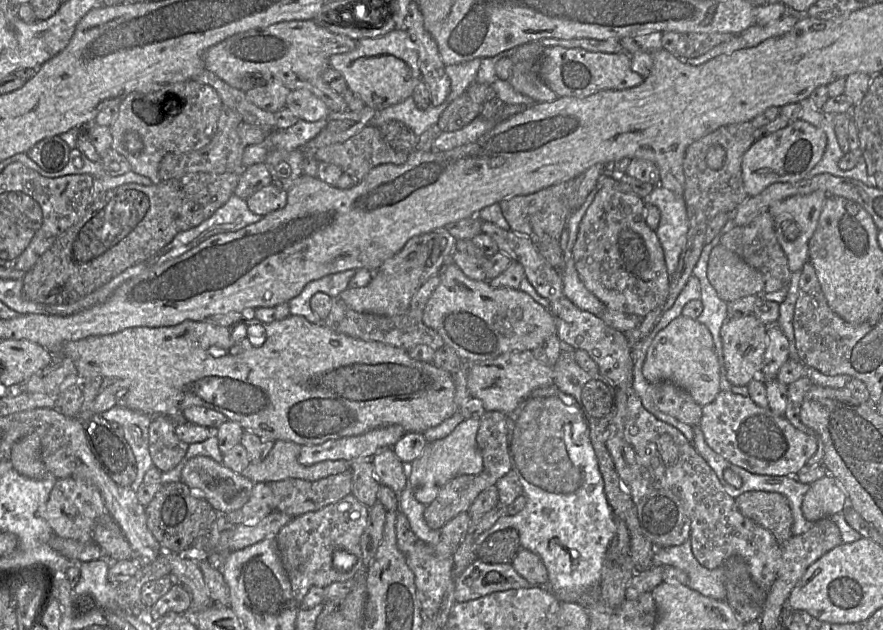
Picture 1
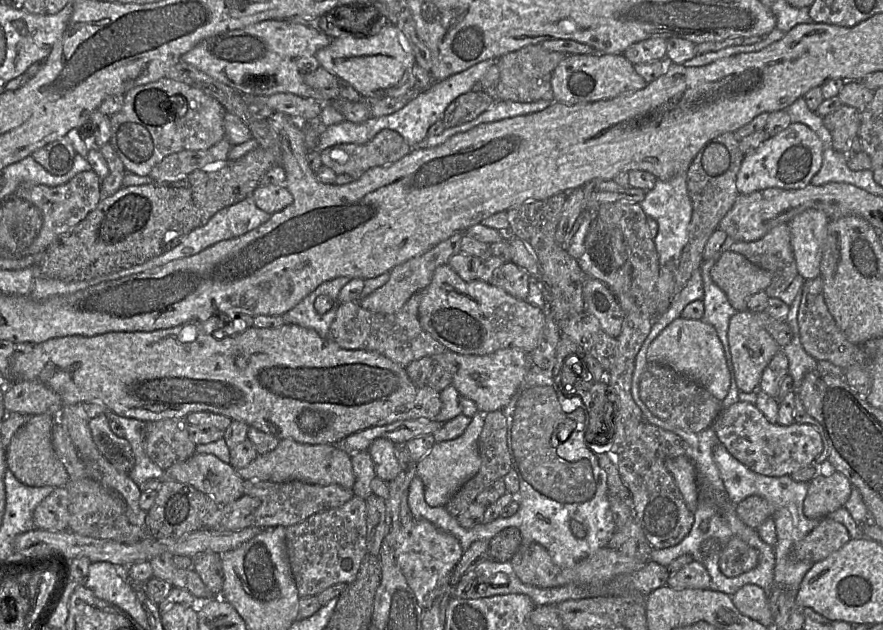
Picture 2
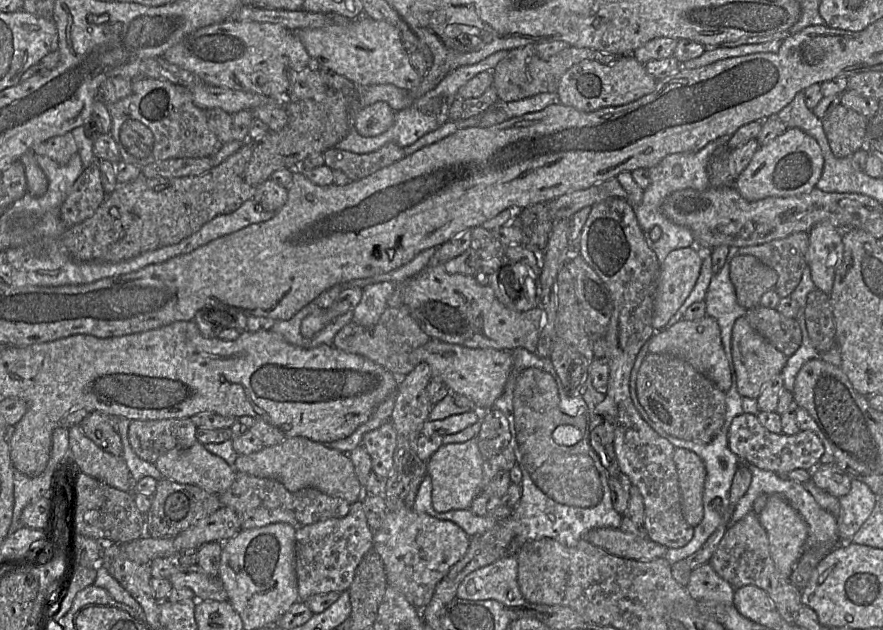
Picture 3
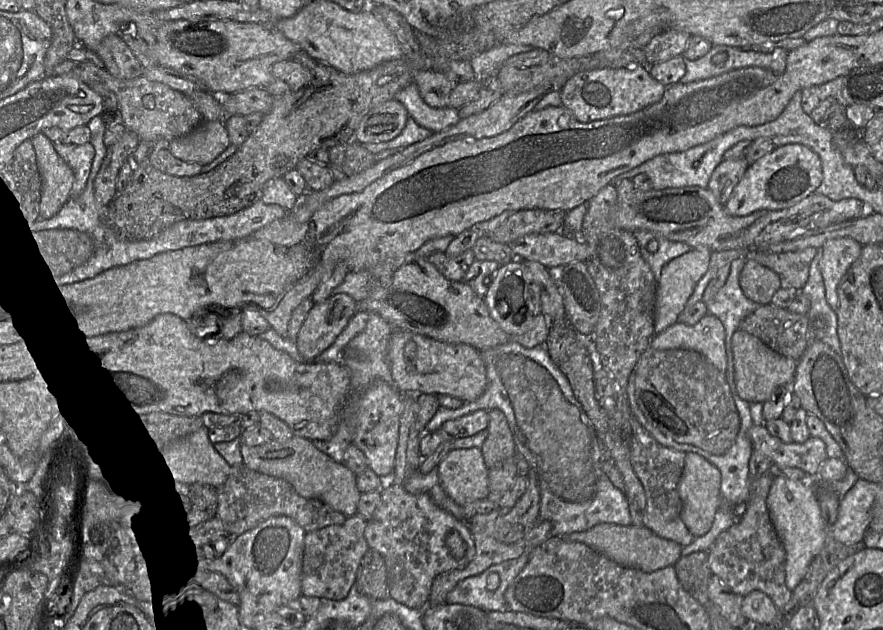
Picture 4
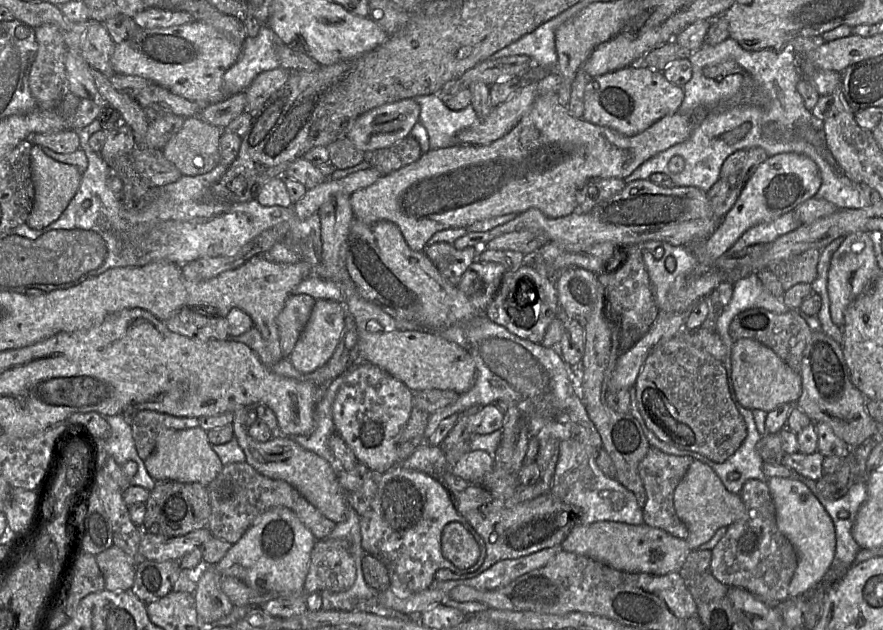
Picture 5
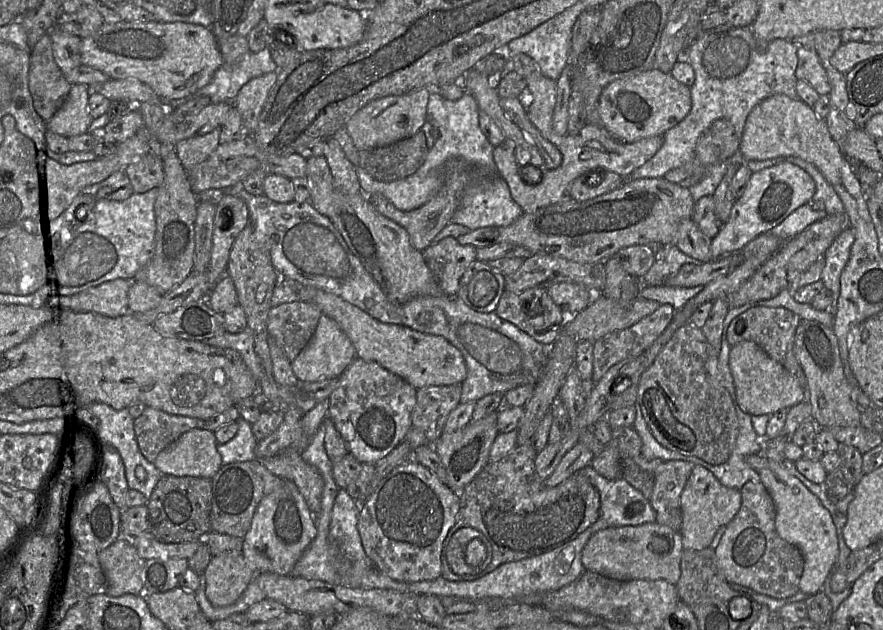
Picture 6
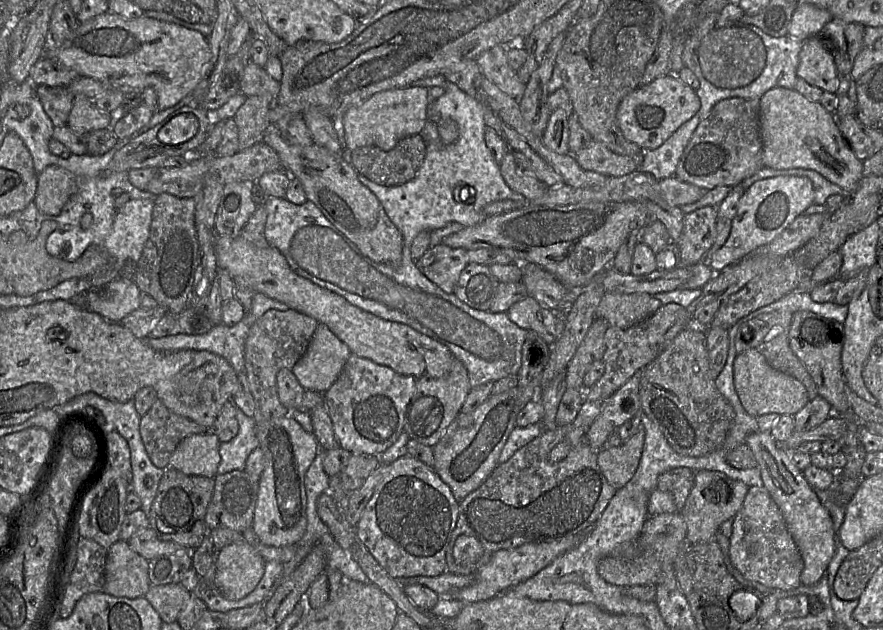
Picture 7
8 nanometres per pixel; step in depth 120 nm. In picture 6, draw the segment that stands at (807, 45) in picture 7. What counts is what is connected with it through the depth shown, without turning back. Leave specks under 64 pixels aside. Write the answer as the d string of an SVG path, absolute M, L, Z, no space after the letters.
M799 46L797 55L796 78L812 86L819 95L829 94L831 84L818 55L802 46Z

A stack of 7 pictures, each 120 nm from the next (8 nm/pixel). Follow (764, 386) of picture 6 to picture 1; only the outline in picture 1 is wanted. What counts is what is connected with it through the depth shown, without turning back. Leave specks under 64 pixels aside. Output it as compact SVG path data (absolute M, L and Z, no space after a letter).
M753 314L741 318L728 318L721 327L721 339L728 380L734 386L747 386L760 374L768 346L767 326Z

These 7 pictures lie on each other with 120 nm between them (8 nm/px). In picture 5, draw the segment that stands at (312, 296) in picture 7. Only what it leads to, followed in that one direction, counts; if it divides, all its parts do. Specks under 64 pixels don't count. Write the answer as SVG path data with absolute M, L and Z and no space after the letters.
M428 330L357 331L359 361L376 365L404 383L413 392L450 390L465 393L475 383L476 365L472 356L453 341Z

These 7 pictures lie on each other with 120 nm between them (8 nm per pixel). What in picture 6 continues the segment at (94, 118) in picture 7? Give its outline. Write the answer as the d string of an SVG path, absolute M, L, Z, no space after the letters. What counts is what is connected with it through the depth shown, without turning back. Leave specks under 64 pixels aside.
M73 85L63 106L47 122L49 131L62 136L77 138L90 133L93 118L89 98L93 90L86 85Z

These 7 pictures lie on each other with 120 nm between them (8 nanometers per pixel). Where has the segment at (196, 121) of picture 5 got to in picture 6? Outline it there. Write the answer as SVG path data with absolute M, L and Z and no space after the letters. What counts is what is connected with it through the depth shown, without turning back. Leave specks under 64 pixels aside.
M221 127L210 133L180 140L176 153L186 171L205 161L221 144Z

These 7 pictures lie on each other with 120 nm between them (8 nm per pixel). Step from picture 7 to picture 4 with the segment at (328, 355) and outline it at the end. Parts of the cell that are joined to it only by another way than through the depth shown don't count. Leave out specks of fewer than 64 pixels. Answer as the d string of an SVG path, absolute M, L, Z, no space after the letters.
M348 294L331 295L309 311L296 338L300 355L312 361L329 348L357 311L357 302Z

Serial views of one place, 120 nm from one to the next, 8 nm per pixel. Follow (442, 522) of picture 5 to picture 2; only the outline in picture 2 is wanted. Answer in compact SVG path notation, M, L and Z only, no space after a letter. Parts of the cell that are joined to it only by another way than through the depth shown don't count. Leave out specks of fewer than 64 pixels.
M413 518L400 526L396 539L396 560L423 609L430 608L441 588L450 583L450 576L463 552L464 549L456 537L426 519Z

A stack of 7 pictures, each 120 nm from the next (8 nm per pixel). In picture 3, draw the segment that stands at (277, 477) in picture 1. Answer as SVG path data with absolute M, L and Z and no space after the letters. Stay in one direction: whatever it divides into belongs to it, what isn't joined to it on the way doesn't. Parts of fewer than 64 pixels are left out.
M300 436L286 437L276 445L265 446L251 454L237 454L233 468L237 472L275 479L291 492L312 487L350 504L361 500L364 493L348 454Z

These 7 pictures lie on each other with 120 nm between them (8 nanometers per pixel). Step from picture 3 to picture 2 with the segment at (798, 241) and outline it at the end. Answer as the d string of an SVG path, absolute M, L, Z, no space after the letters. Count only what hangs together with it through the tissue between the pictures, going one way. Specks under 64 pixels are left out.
M786 223L775 226L759 240L735 241L730 250L772 274L771 283L764 290L769 298L778 298L798 275L790 230Z

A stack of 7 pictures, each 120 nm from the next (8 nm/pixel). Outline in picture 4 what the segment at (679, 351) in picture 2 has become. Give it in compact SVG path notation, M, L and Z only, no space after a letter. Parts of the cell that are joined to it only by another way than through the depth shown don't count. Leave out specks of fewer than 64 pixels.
M706 314L692 326L683 322L670 325L652 337L649 347L693 350L705 356L720 372L727 370L725 329L721 321L711 314Z

